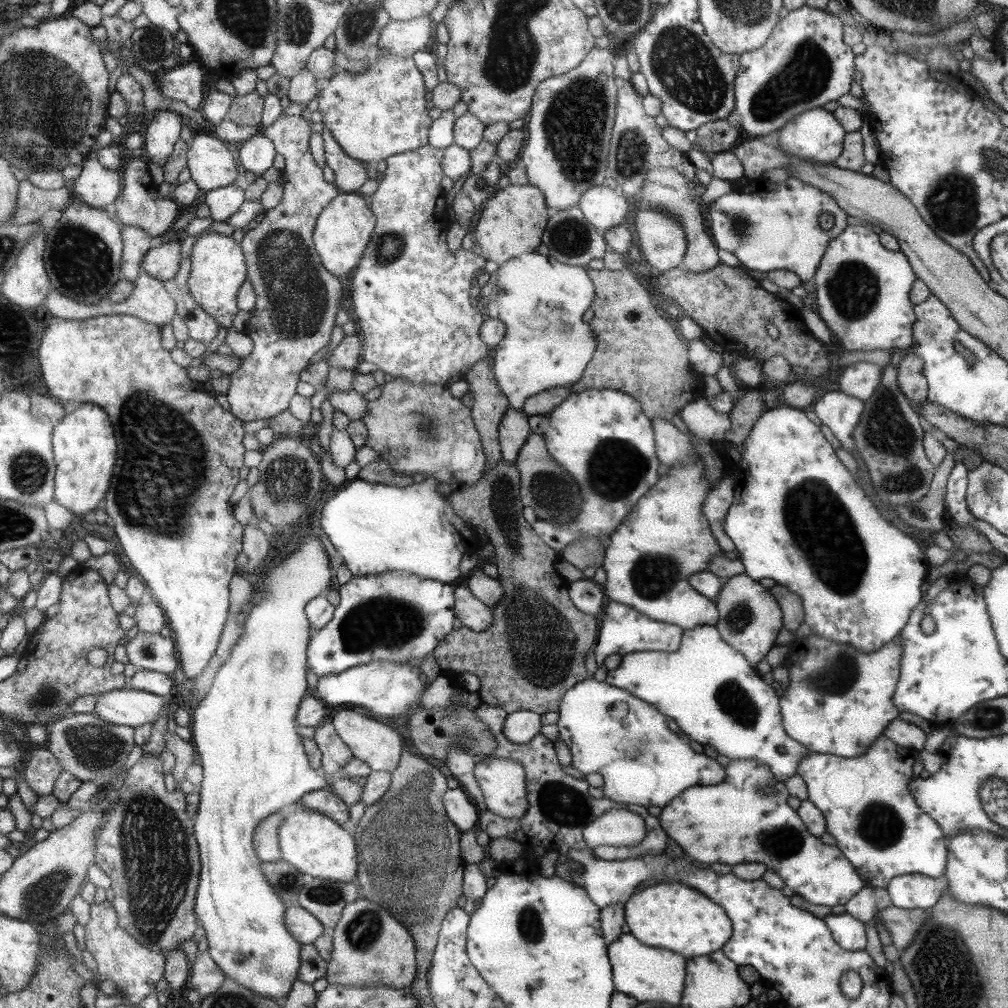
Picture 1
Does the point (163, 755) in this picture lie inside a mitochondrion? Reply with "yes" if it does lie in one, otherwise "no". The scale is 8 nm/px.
no

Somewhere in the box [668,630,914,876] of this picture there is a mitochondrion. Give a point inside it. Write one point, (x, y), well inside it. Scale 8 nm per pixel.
(880, 826)

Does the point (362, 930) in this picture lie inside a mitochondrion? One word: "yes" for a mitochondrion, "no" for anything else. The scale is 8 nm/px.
yes

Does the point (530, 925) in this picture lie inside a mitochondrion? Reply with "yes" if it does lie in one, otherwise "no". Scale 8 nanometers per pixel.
yes

